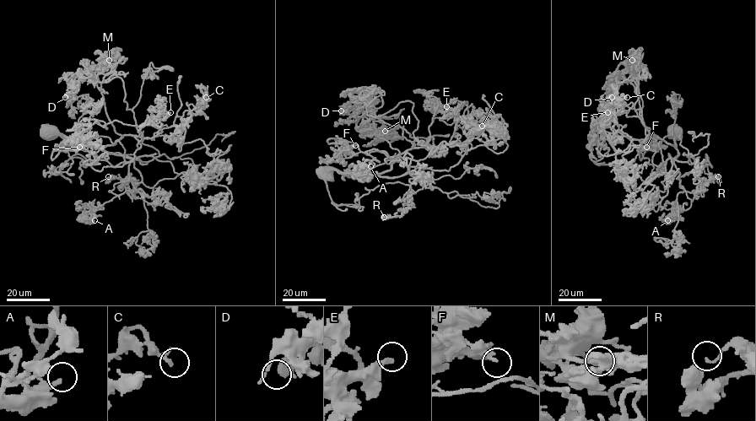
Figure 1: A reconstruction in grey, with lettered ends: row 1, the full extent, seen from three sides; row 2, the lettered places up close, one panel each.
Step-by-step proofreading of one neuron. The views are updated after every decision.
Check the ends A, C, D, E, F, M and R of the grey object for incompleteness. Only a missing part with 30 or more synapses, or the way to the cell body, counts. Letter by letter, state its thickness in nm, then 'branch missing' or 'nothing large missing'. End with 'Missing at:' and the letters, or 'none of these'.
A: 260 nm | nothing large missing
C: 200 nm | nothing large missing
D: 340 nm | nothing large missing
E: 240 nm | nothing large missing
F: 130 nm | nothing large missing
M: 200 nm | nothing large missing
R: 120 nm | nothing large missing
Missing at: none of these

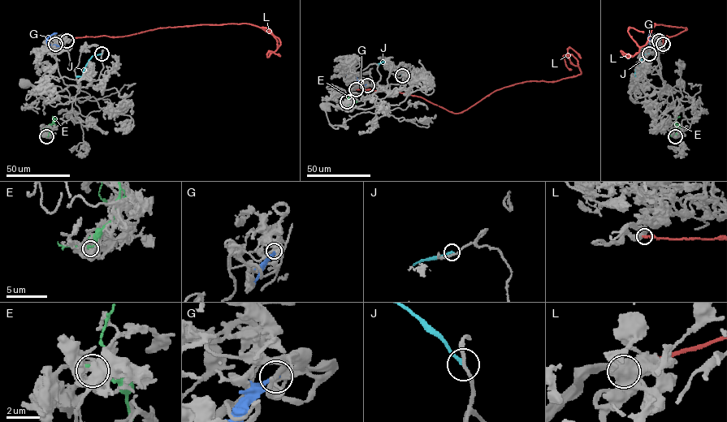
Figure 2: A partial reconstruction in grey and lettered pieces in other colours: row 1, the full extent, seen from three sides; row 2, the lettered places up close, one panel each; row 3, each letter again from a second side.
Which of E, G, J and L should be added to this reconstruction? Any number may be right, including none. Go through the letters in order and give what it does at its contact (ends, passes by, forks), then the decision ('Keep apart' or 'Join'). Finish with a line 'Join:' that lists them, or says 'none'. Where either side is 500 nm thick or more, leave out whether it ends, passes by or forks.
E: It ends there. Keep apart
G: It ends there. Keep apart
J: It ends there. Keep apart
L: It ends there. Keep apart
Join: none

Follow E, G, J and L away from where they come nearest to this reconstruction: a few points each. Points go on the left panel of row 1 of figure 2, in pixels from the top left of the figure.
E: (46, 136), (54, 119), (52, 116)
G: (67, 40), (60, 45), (49, 44), (46, 39), (56, 33)
J: (101, 53), (93, 55), (83, 75), (75, 76)
L: (55, 44), (168, 27), (244, 23), (273, 34), (279, 39), (278, 47), (270, 31), (263, 27), (270, 32)

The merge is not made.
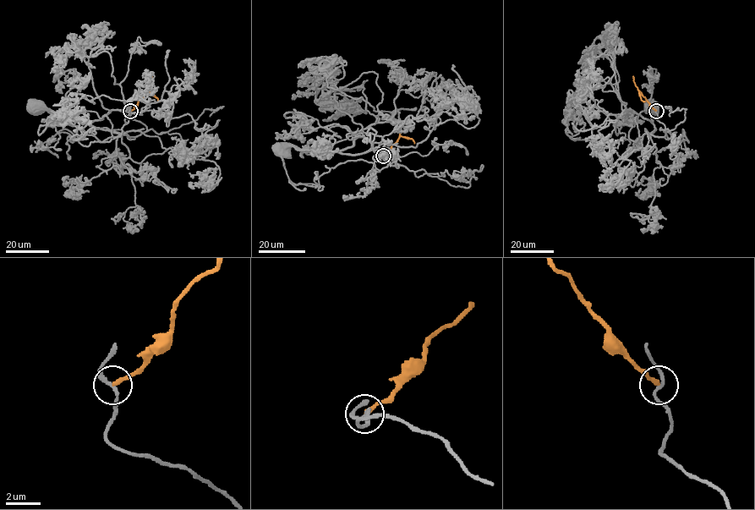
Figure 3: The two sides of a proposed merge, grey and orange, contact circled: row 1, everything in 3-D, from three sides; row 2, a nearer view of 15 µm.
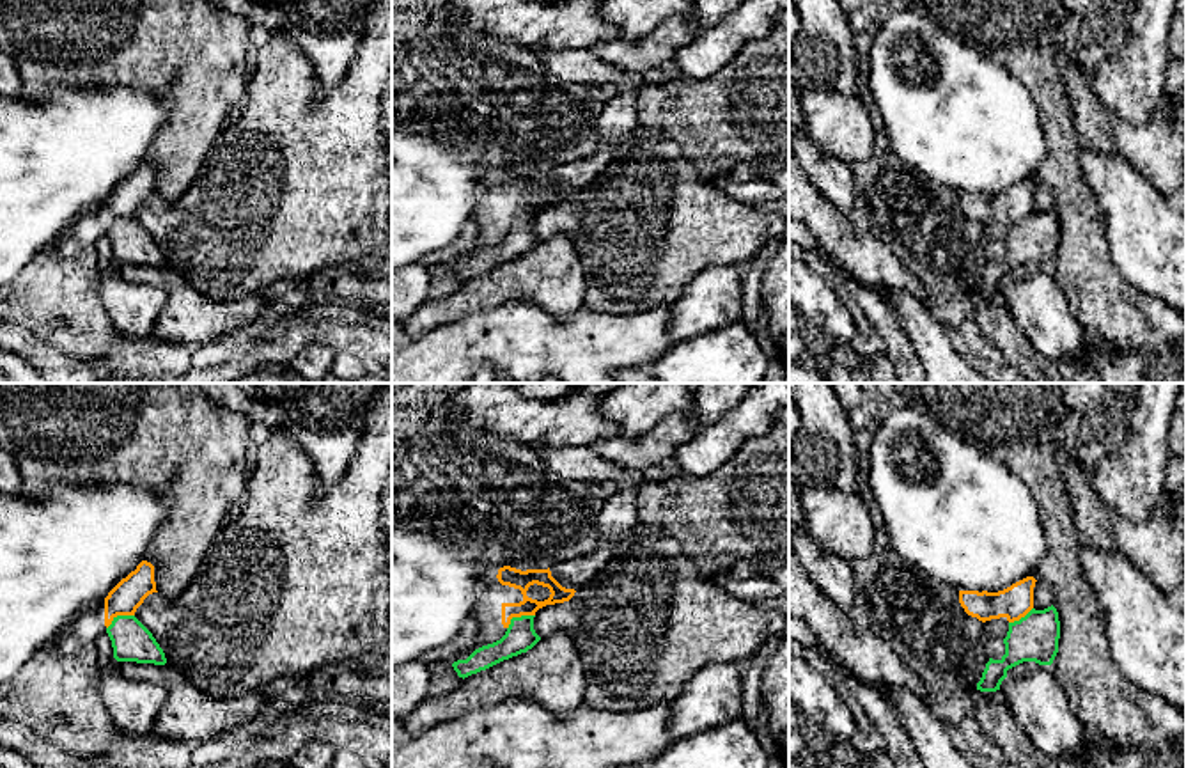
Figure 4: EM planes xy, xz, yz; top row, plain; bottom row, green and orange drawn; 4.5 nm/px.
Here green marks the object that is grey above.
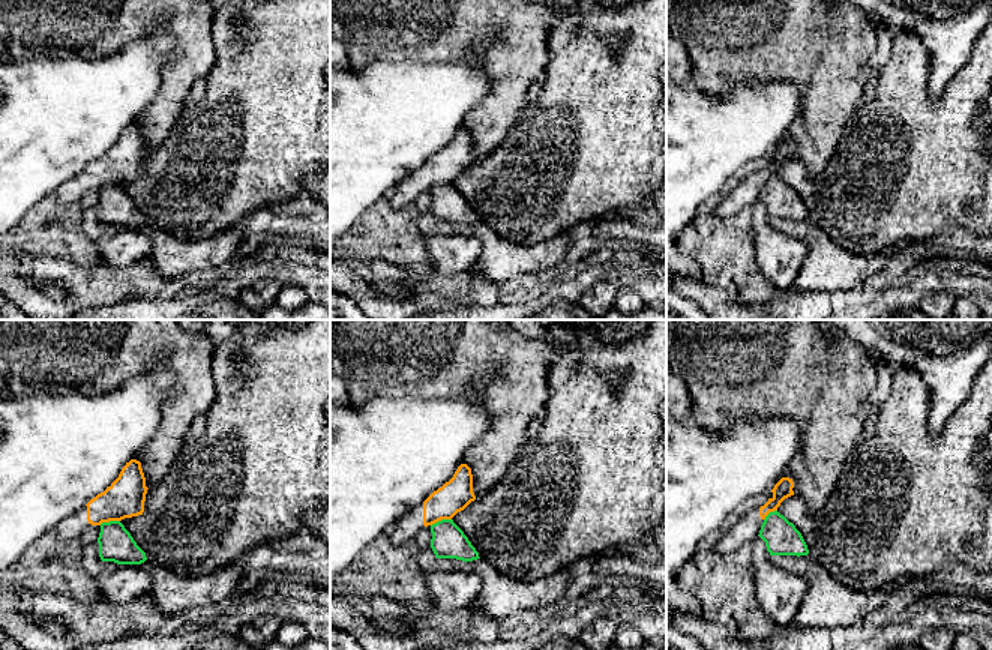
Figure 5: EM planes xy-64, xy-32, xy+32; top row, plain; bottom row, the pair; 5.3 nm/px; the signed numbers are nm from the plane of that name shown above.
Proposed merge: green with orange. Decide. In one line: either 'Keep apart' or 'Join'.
Keep apart

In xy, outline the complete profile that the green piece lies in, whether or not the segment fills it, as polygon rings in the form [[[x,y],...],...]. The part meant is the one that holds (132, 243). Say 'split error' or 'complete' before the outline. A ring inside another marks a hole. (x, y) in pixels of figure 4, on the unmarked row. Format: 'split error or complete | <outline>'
complete | [[[117,218],[106,231],[117,264],[165,268],[167,261],[152,236],[135,218]]]

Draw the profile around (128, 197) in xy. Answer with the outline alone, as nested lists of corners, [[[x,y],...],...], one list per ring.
[[[142,163],[103,204],[80,215],[60,241],[60,254],[64,257],[76,257],[82,252],[94,248],[98,239],[106,236],[106,231],[117,218],[135,218],[137,211],[152,195],[158,195],[154,168]]]

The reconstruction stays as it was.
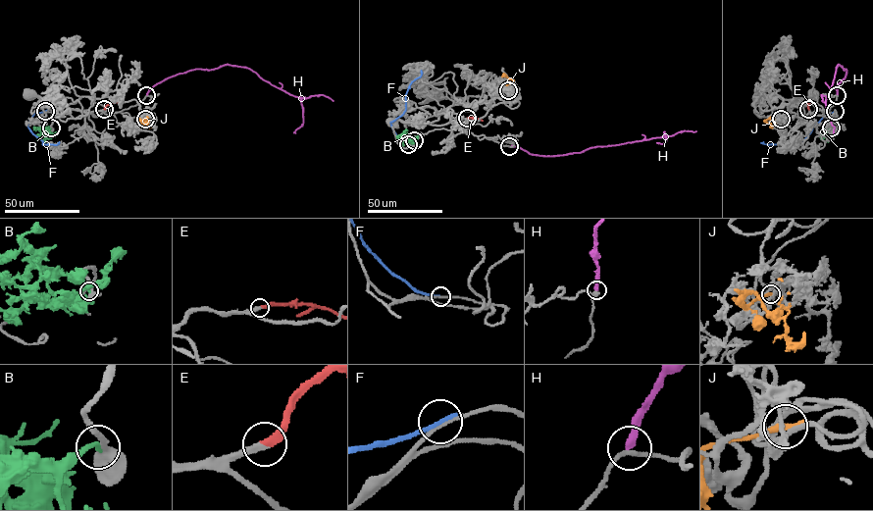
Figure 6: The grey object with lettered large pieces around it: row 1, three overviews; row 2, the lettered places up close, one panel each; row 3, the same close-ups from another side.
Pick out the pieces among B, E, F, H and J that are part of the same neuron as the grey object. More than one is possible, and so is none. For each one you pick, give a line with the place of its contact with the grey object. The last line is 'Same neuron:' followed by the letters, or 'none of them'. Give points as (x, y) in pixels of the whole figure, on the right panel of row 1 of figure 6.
B: Touches grey at (831, 127)
E: Touches grey at (808, 109)
Same neuron: B, E

